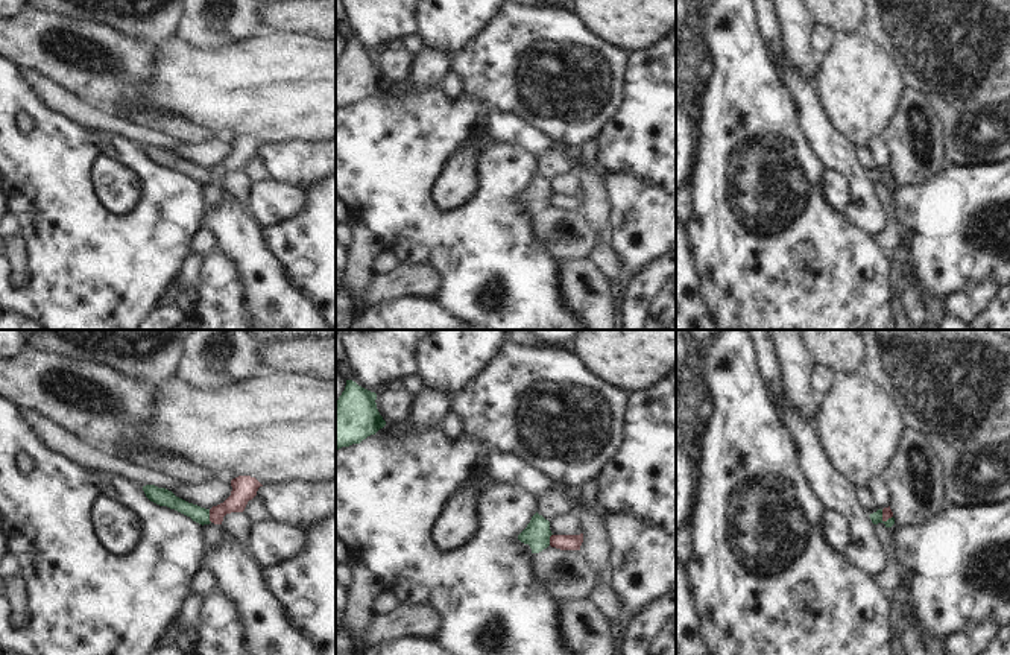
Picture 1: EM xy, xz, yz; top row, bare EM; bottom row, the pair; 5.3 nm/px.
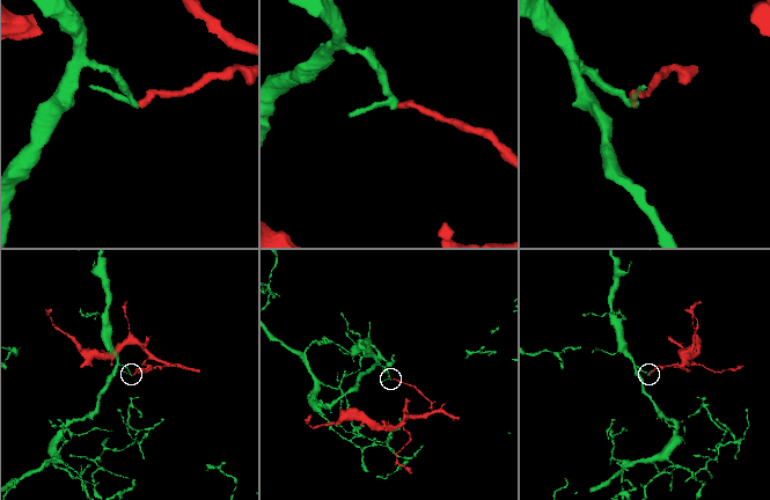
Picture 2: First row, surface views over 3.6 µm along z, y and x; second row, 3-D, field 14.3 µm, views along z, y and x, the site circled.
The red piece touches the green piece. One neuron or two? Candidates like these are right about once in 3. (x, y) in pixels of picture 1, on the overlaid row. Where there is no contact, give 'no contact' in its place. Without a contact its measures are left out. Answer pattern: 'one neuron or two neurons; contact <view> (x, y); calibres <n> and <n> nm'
two neurons; contact xy (210, 515); calibres 130 and 90 nm

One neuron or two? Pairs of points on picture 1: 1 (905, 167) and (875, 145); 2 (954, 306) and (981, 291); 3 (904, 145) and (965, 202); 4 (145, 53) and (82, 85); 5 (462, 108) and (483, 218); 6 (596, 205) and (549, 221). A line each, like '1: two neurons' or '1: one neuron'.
1: two neurons
2: one neuron
3: two neurons
4: one neuron
5: one neuron
6: two neurons

